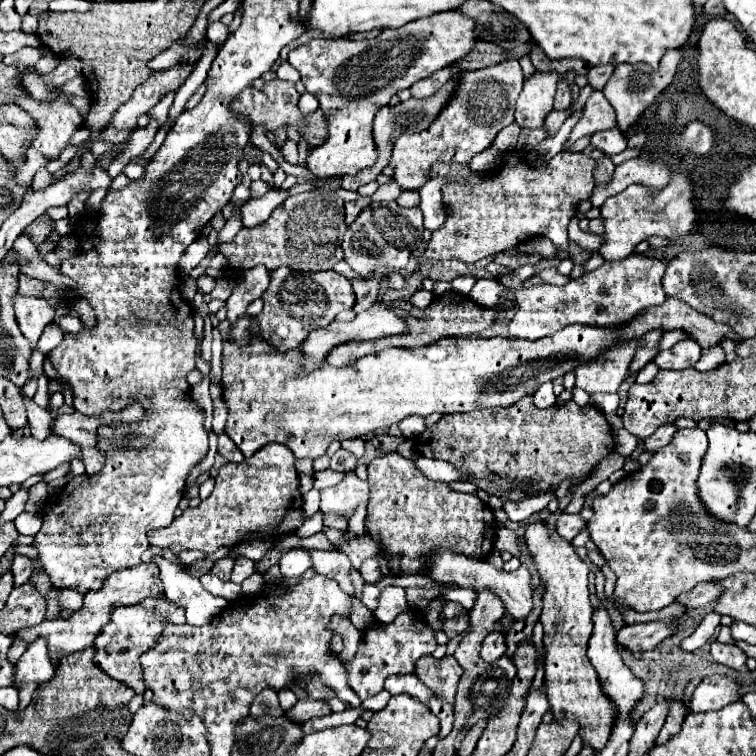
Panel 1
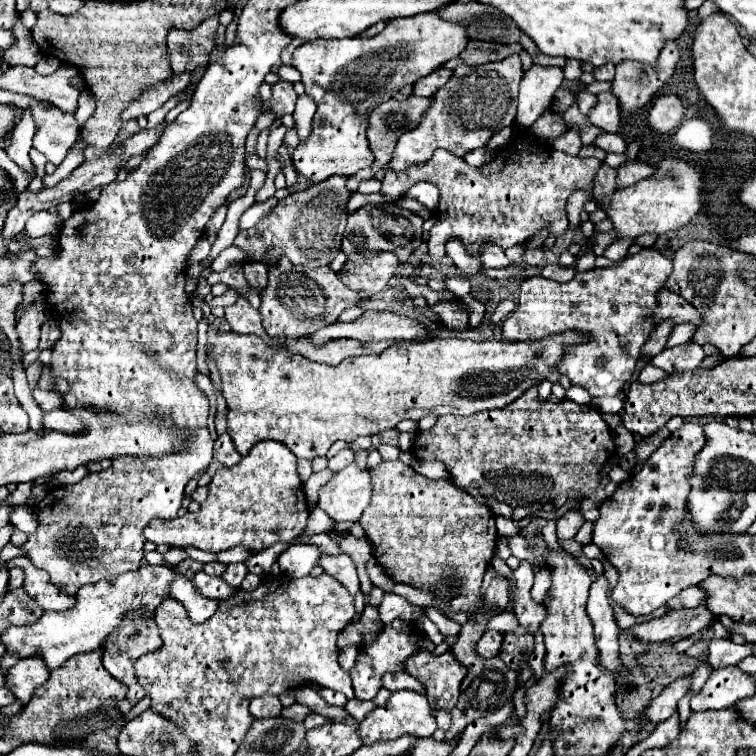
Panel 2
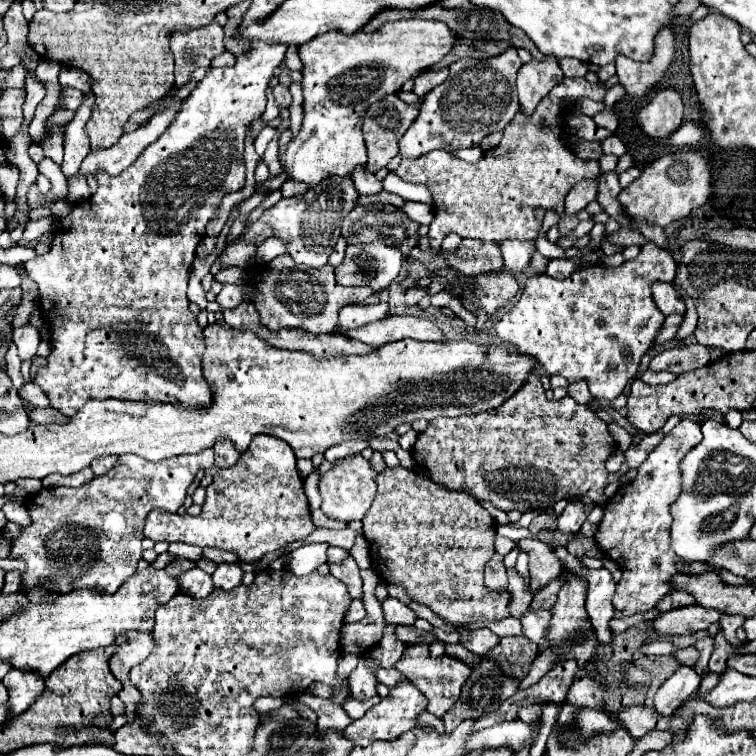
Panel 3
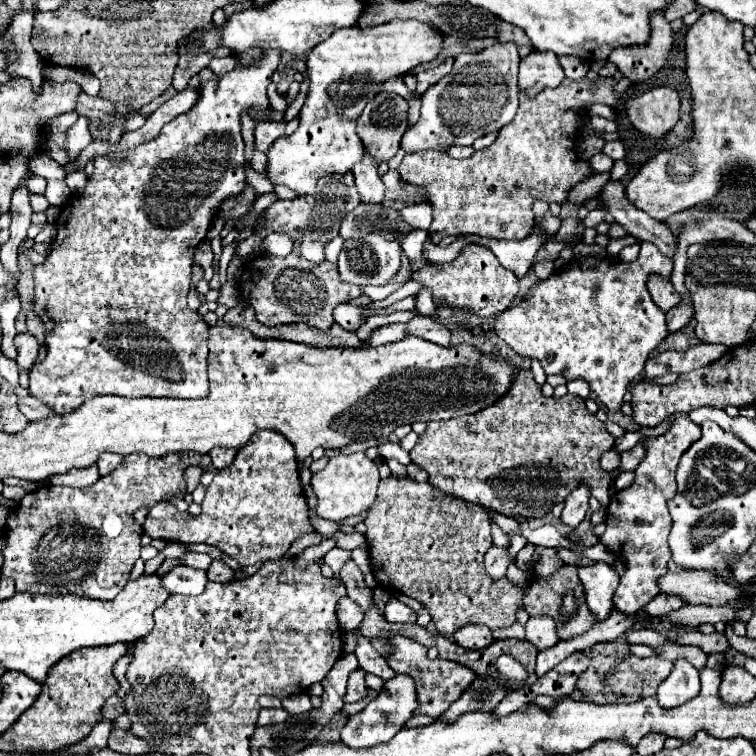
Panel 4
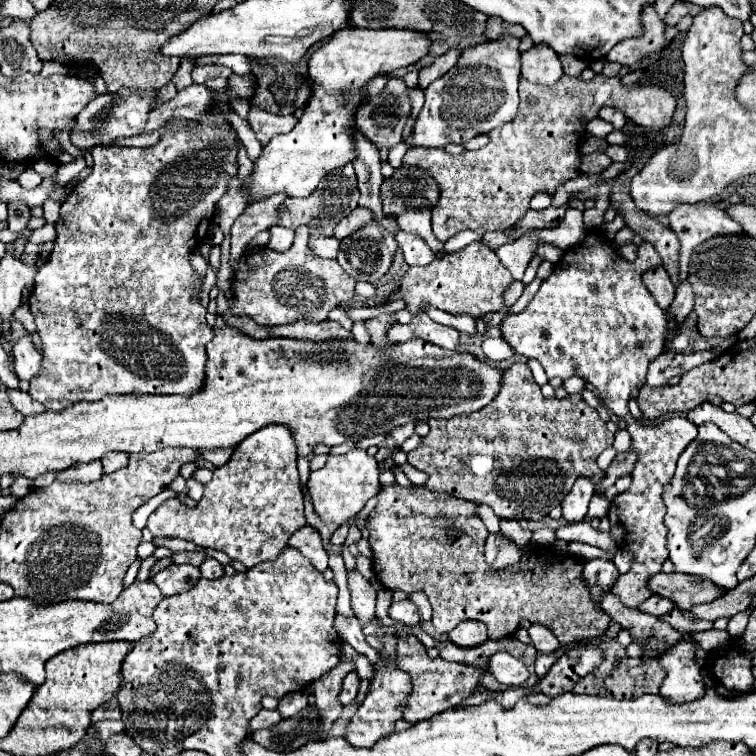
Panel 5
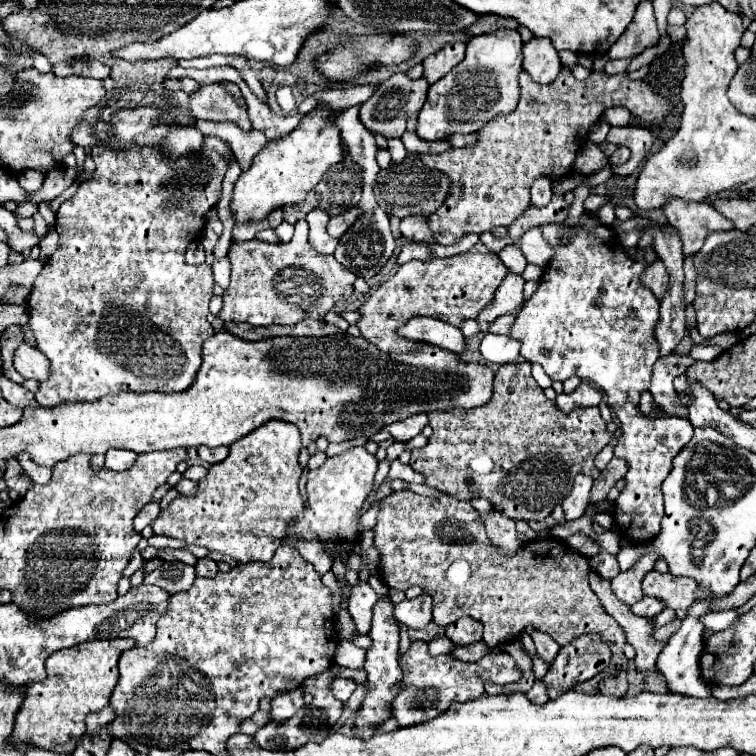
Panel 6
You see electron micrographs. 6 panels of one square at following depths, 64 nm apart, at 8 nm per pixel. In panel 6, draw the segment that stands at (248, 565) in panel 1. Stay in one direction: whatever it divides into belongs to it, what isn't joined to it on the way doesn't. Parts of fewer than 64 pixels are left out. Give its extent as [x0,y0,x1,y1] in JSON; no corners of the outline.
[196,558,218,578]

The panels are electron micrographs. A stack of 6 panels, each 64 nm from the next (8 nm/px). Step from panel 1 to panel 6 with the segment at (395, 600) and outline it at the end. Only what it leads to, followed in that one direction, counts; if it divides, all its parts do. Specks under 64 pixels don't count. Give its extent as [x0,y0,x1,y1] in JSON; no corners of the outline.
[394,592,432,628]

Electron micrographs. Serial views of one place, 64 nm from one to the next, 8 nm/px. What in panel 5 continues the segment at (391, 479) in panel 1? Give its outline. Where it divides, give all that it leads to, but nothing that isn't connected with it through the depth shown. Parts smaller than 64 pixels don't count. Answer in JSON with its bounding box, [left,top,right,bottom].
[368,486,610,646]

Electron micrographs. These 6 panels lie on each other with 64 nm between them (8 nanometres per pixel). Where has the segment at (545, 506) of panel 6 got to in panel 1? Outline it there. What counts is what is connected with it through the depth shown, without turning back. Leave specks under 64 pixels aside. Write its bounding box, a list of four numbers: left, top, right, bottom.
[414,396,614,500]

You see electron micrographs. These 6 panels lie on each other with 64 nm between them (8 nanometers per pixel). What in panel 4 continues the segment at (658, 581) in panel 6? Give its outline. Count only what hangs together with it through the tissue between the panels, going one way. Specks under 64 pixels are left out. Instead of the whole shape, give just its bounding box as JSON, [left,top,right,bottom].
[658,570,744,606]

